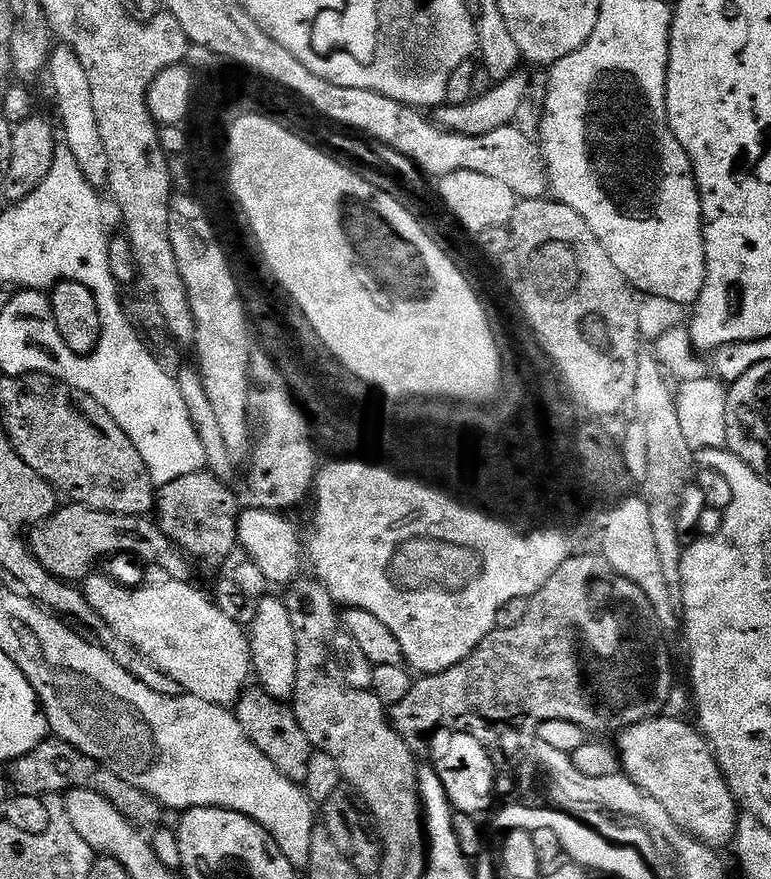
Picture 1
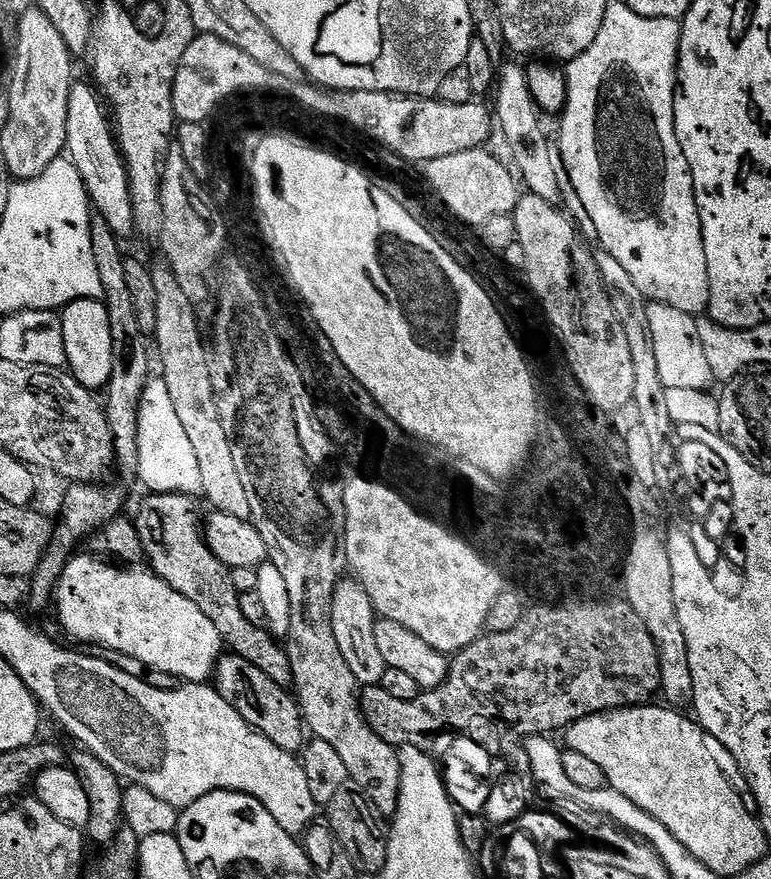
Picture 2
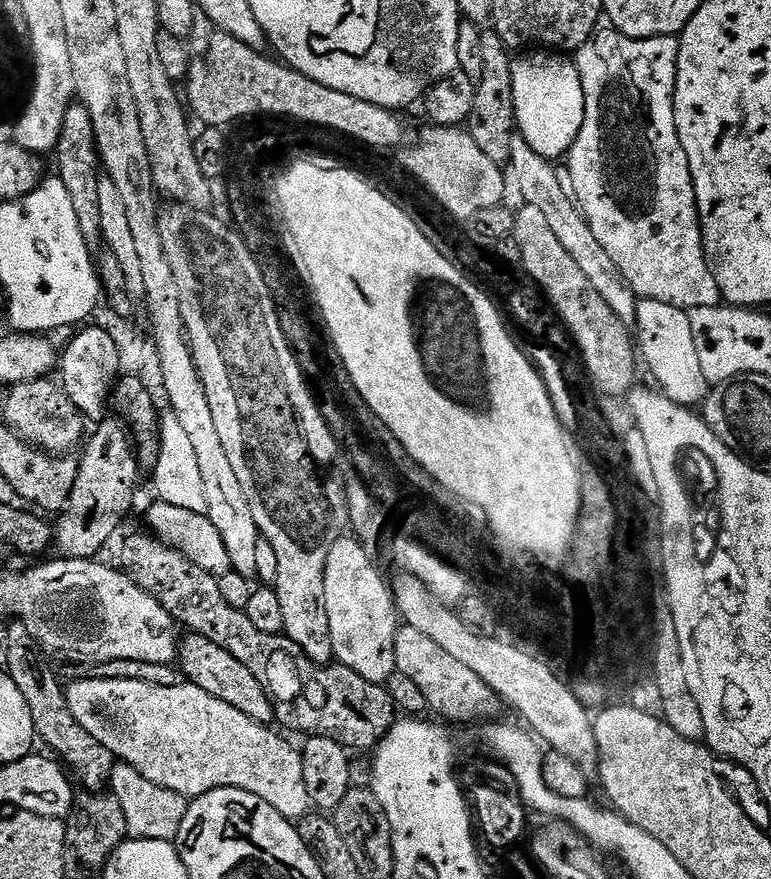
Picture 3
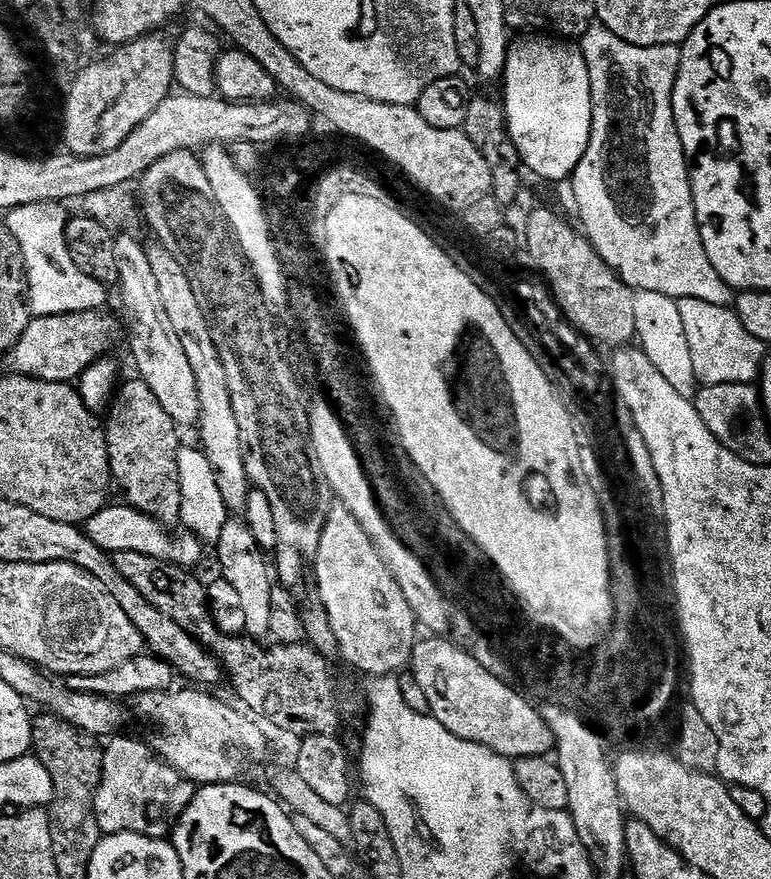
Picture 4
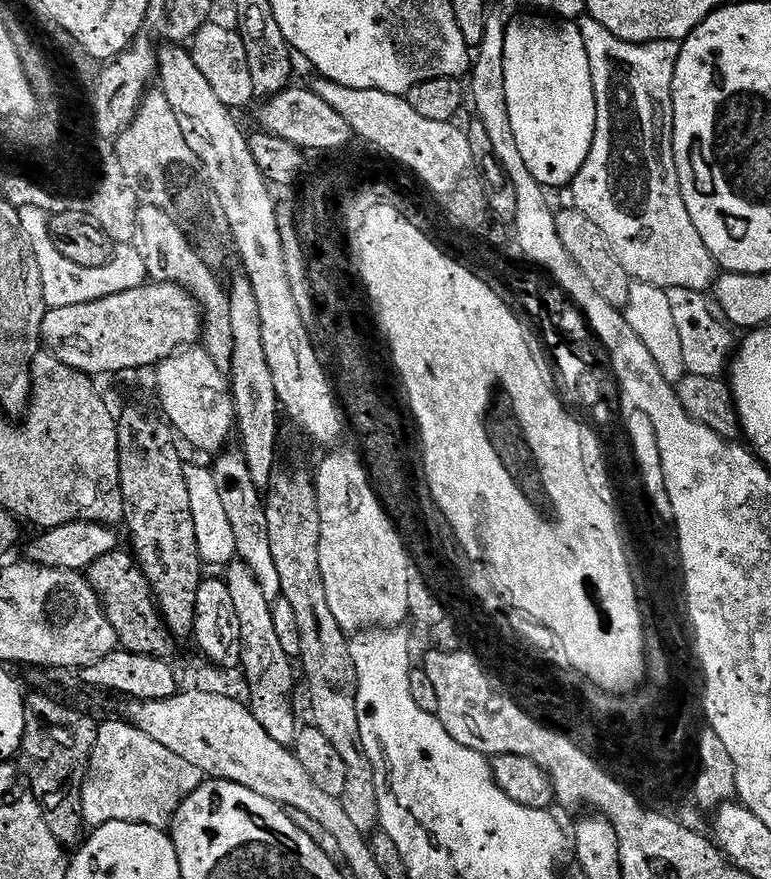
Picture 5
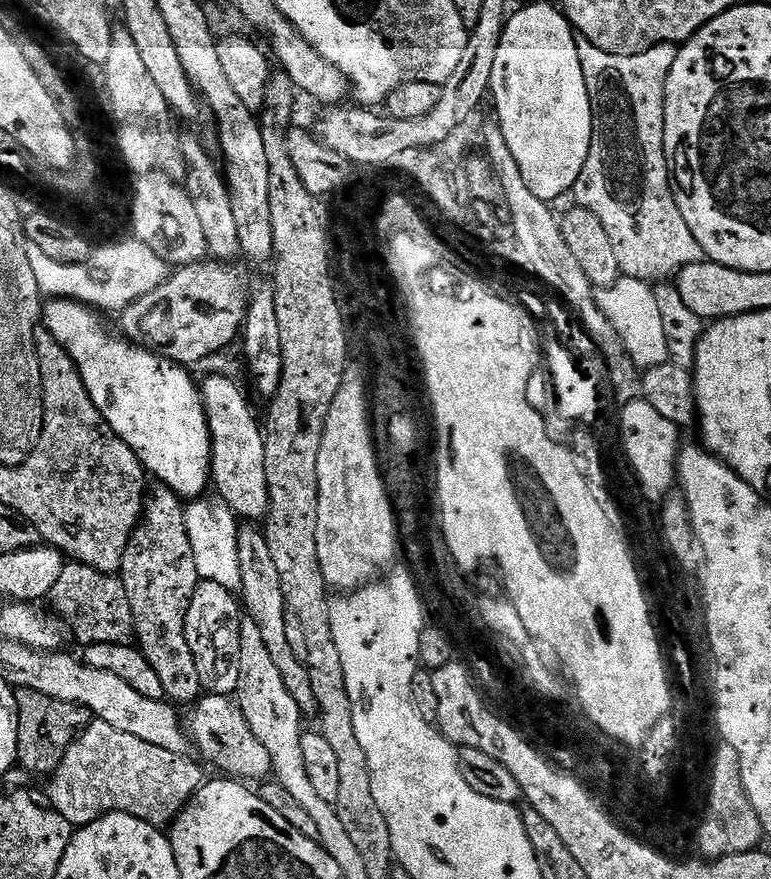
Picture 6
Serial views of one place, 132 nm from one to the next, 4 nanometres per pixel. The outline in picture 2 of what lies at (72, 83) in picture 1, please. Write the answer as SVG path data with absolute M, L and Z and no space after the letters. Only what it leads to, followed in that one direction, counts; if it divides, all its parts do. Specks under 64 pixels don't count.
M76 82L70 90L70 106L66 114L66 156L82 178L95 215L106 218L106 226L114 230L116 237L131 237L134 232L134 212L130 202L128 172L124 169L120 149L116 147L114 128L106 115L105 105L97 89L88 84Z

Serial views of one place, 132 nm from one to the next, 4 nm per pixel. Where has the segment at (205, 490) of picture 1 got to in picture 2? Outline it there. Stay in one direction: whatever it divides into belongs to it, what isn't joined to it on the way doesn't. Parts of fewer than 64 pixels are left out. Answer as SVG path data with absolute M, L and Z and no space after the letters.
M176 492L148 494L145 497L134 515L134 523L150 571L166 582L166 586L182 594L182 598L190 598L190 602L194 602L194 606L198 606L198 610L214 622L214 630L218 630L221 641L227 647L229 644L235 655L246 658L250 666L258 666L258 670L272 680L287 685L292 675L287 651L276 645L279 643L267 627L257 622L246 622L246 614L240 605L241 593L234 590L232 569L226 567L204 541L202 516L196 513L197 501Z

